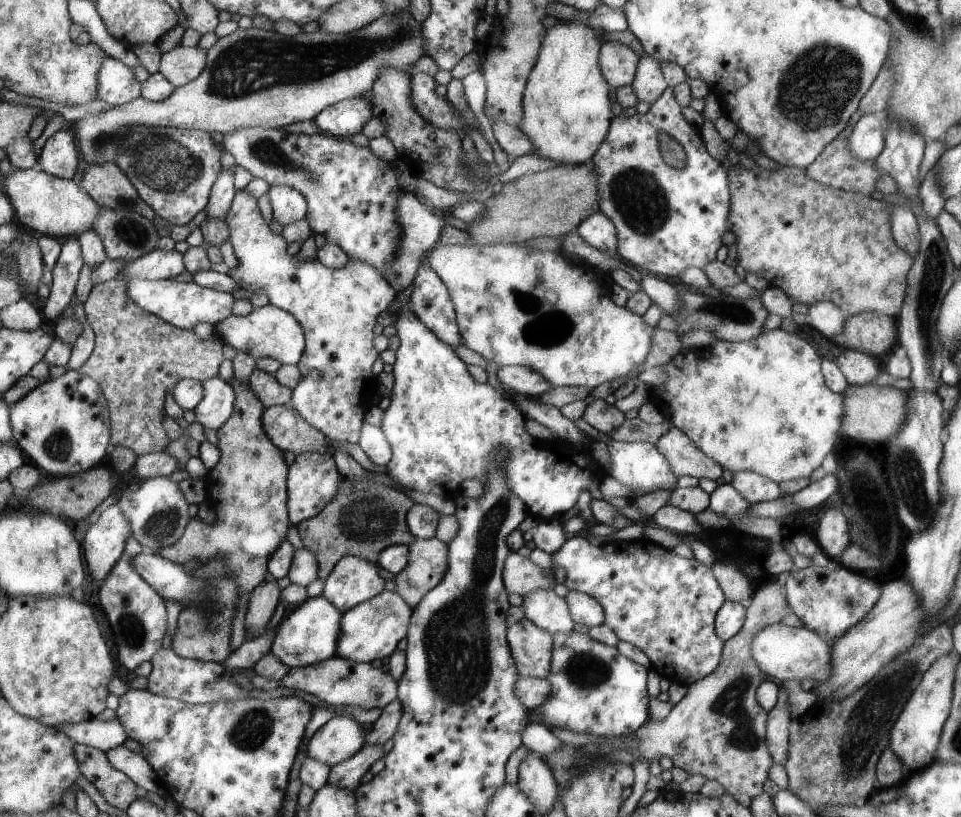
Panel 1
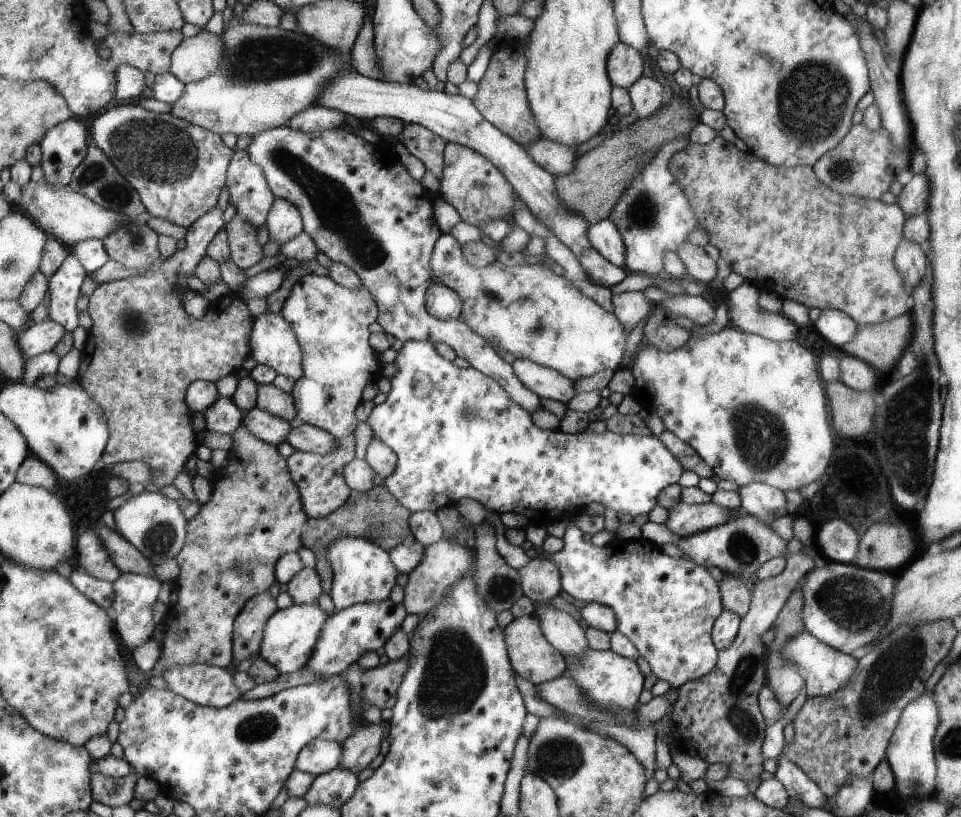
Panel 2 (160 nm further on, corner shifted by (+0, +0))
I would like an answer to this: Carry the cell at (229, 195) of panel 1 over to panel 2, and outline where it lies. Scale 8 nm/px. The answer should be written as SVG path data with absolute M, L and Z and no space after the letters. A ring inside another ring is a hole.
M215 206L208 214L203 214L200 221L187 231L187 247L178 250L159 270L139 274L137 278L101 284L90 296L87 311L94 324L81 351L77 378L85 386L85 390L103 406L109 418L110 440L97 464L97 472L123 462L140 461L151 466L154 484L161 487L173 485L200 444L195 442L199 437L191 424L192 411L185 402L189 386L196 381L215 383L227 374L237 374L241 366L251 359L252 350L249 348L248 338L251 338L256 320L248 309L248 302L239 293L230 291L224 302L212 305L207 315L199 320L187 313L183 298L179 298L181 294L177 294L177 288L189 286L185 278L195 275L199 262L208 256L209 244L225 229L223 212Z

